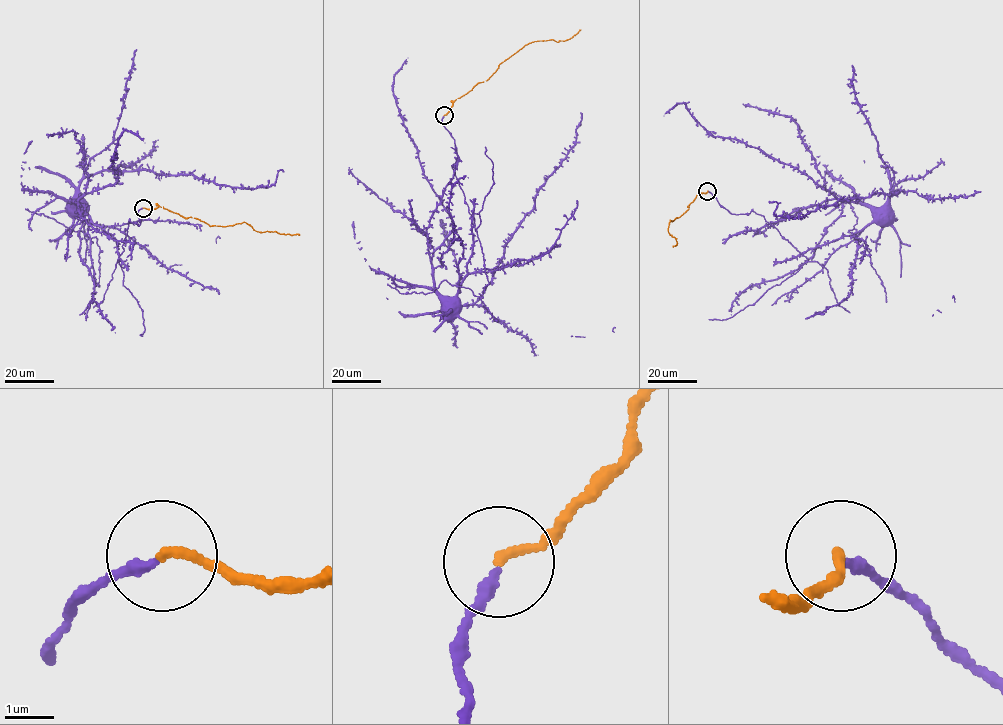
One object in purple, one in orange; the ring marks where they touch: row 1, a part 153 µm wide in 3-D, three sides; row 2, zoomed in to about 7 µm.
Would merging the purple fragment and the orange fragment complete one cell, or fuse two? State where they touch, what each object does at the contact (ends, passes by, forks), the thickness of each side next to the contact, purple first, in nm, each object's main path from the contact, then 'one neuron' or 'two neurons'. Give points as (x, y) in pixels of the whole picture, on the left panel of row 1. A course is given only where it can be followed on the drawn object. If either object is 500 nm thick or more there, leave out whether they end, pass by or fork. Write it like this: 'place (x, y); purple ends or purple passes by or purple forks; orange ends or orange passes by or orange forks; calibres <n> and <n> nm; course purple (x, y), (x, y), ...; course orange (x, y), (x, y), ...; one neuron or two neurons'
place (143, 208); purple ends; orange ends; calibres 220 and 180 nm; course purple (143, 208), (137, 213), (139, 226), (128, 221), (124, 250), (120, 255), (114, 239), (91, 221), (80, 205); course orange (143, 207), (163, 207), (211, 226), (246, 222), (256, 231), (300, 235); one neuron

